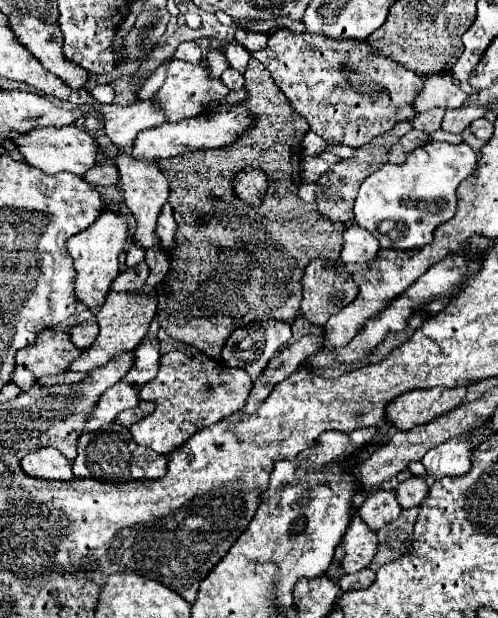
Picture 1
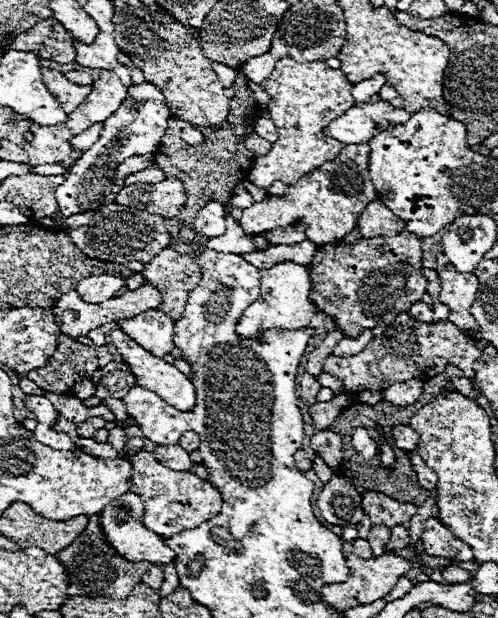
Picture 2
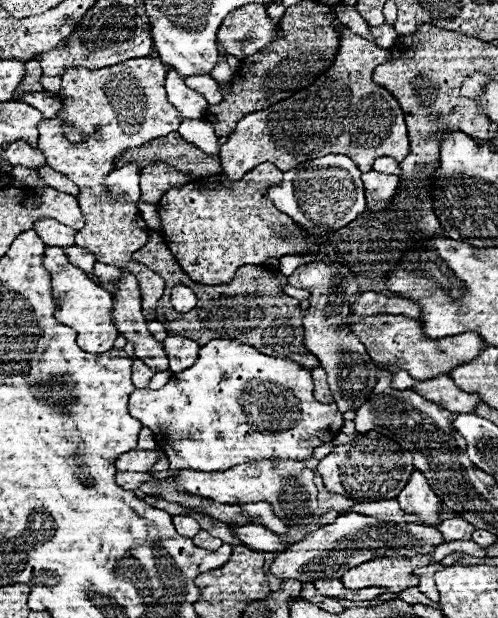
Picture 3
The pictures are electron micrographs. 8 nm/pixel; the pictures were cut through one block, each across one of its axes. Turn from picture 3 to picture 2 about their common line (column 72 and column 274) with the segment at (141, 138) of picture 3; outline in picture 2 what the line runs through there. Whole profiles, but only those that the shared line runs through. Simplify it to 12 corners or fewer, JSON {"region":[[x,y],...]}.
{"region":[[282,58],[260,84],[278,130],[248,180],[268,192],[340,154],[324,126],[352,84],[324,60]]}

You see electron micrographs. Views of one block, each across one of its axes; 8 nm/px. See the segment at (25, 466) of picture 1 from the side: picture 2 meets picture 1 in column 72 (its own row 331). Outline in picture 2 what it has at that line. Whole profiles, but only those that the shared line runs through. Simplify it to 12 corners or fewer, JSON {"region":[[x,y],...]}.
{"region":[[444,254],[436,256],[442,284],[440,302],[452,310],[450,322],[478,332],[470,314],[478,278],[460,274]]}

